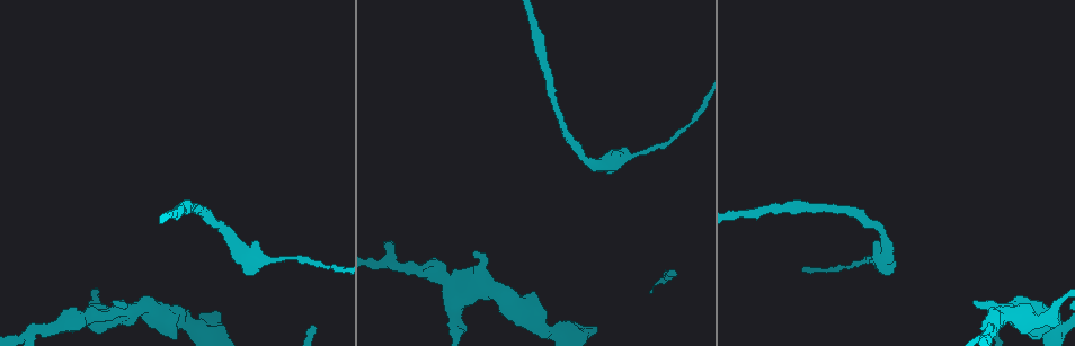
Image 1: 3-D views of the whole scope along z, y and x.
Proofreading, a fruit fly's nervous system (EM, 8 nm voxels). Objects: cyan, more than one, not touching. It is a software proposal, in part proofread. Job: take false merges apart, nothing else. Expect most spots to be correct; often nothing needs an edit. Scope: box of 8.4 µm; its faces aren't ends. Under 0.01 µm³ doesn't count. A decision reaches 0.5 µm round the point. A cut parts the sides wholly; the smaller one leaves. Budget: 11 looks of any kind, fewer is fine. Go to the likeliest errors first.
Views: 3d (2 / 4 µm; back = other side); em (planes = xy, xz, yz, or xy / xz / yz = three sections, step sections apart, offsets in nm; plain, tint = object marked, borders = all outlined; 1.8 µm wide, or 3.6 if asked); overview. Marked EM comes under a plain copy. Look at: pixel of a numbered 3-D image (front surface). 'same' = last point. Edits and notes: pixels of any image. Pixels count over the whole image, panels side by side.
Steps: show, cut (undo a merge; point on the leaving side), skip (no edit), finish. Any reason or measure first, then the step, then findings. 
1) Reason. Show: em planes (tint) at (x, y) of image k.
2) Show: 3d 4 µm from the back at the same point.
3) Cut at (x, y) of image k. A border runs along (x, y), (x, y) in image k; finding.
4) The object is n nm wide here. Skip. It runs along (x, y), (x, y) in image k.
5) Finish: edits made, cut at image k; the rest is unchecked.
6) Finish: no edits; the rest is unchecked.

Thick turns thin. Show: em planes (tint) at (470, 291) of image 1.

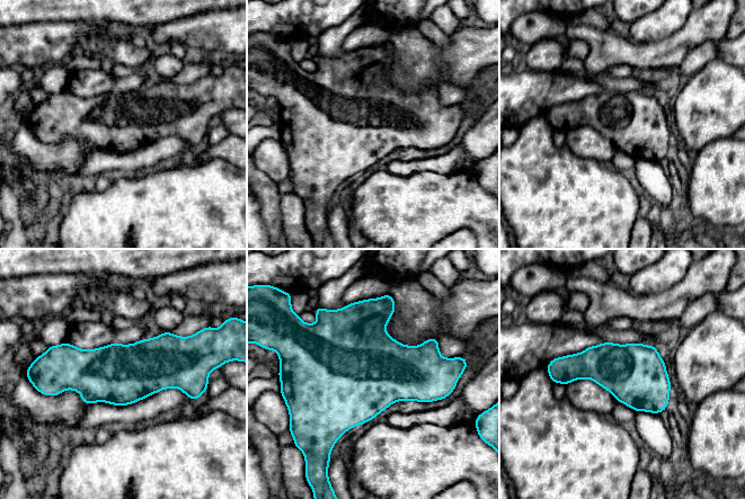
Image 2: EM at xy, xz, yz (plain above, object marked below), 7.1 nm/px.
Skip. All the same neuron.

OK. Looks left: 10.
Sudden change in width. Show: em xz step 8 (borders) at (593, 163) of image 1.

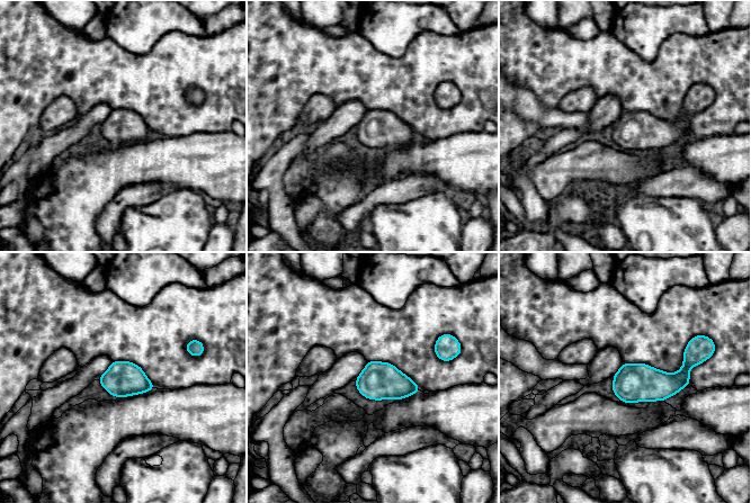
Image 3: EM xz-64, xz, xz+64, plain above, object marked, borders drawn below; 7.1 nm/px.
Skip. One neuron here.

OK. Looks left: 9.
Show: em planes (tint) at (389, 262) of image 1.

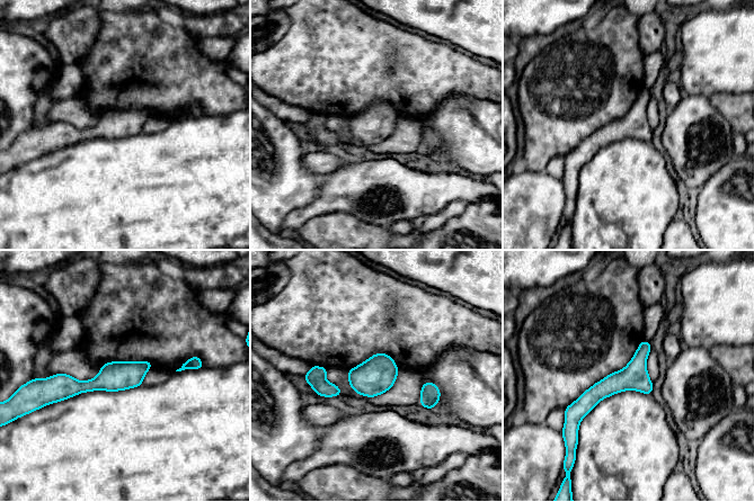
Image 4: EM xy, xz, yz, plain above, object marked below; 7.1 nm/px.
Skip. It runs along (647, 344), (620, 381), (571, 411) in image 4; one neuron here.

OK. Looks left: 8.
Sharp bend. Show: 3d 2 µm from the back at (558, 329) of image 1.

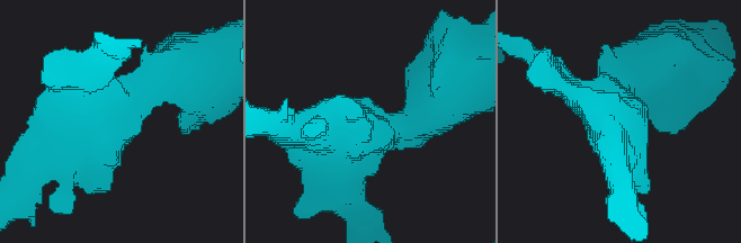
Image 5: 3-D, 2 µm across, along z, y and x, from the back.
Show: em xz step 16 (tint) at (122, 102) of image 5.

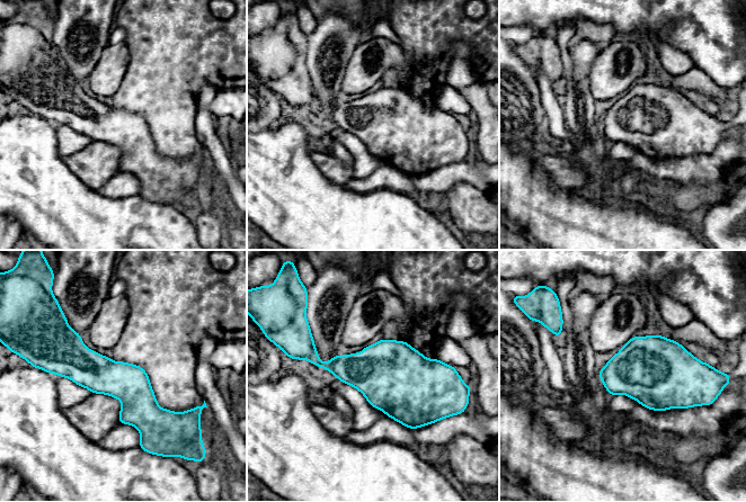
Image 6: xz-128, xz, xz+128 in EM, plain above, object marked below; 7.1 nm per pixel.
Show: em planes (tint) at the same point.

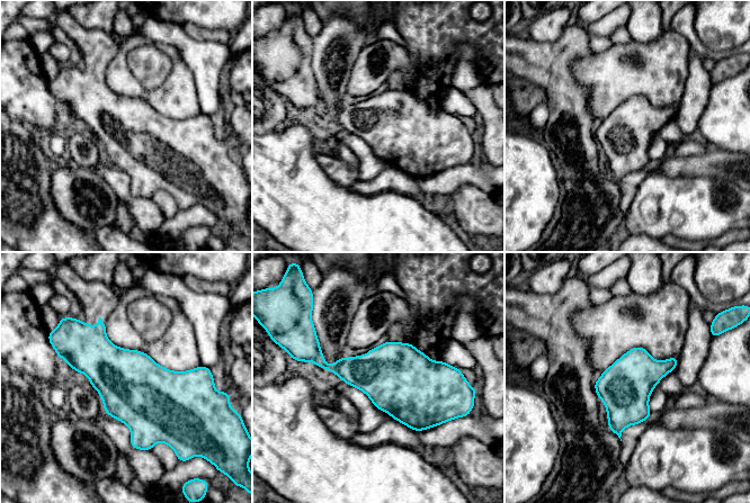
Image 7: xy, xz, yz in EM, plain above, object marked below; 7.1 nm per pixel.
Skip. All the same neuron.

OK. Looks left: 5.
Finish: no edits; the rest is unchecked.

